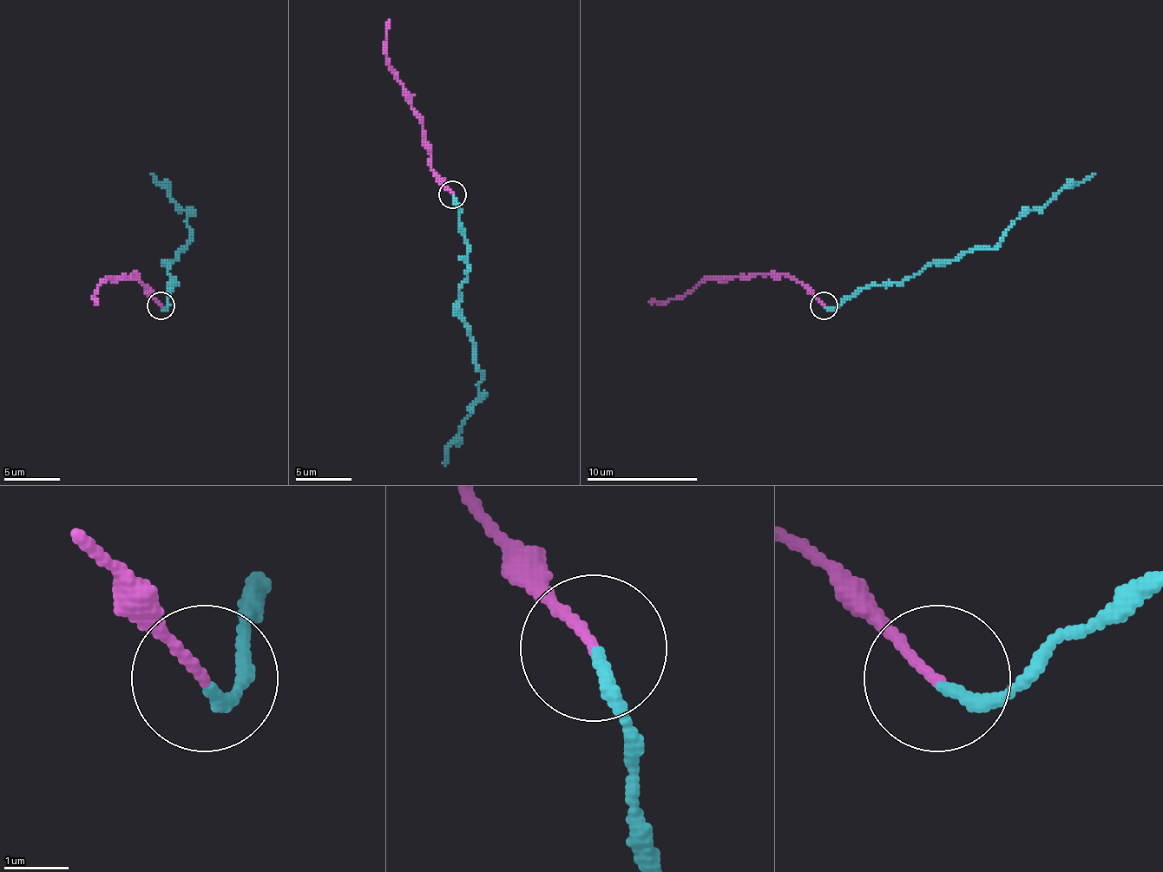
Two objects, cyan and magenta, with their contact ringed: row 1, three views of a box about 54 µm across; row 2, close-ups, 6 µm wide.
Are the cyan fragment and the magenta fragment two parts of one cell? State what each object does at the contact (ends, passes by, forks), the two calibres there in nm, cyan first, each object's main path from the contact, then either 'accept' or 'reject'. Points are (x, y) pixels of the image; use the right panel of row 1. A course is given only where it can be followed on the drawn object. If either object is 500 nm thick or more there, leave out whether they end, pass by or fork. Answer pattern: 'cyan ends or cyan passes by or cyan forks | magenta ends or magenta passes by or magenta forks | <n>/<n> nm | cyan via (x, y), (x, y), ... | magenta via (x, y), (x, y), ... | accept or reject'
cyan ends | magenta ends | 190/140 nm | cyan via (824, 307), (872, 285), (903, 282), (967, 252), (992, 249), (1025, 213), (1094, 173) | magenta via (824, 304), (799, 282), (783, 274), (710, 277), (680, 299), (649, 302) | accept

